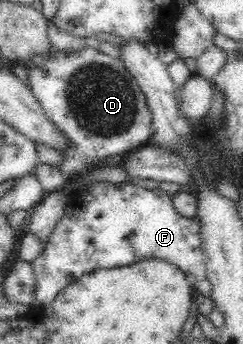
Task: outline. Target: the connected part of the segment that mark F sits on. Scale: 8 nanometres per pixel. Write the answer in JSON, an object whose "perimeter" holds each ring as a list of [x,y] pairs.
{"perimeter":[[[92,182],[86,187],[74,190],[68,202],[66,212],[50,234],[44,252],[31,263],[36,280],[36,295],[31,307],[44,308],[52,303],[66,286],[94,270],[120,268],[151,259],[164,260],[170,265],[177,266],[195,290],[205,298],[212,298],[212,286],[207,278],[202,251],[201,227],[196,218],[187,218],[175,210],[172,194],[160,187],[146,189],[130,183]]]}

